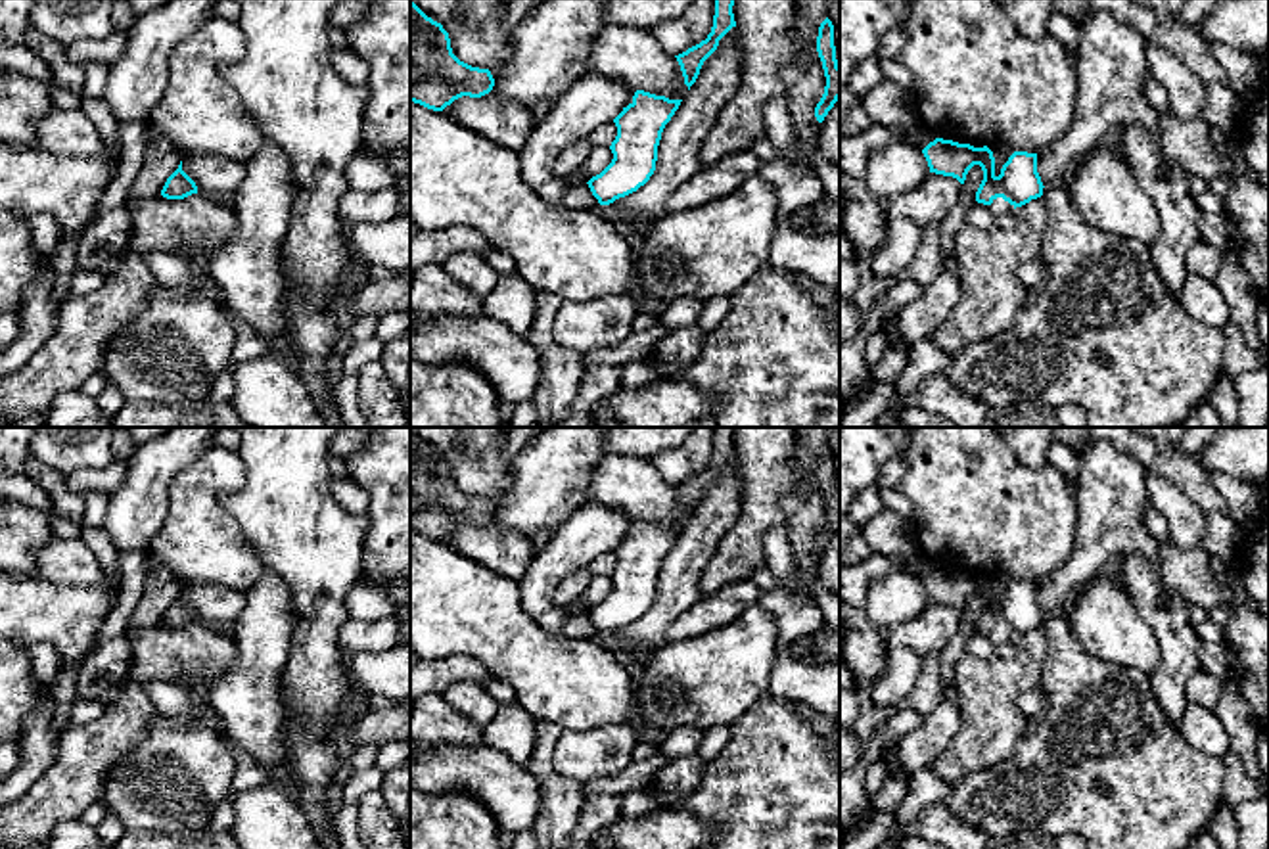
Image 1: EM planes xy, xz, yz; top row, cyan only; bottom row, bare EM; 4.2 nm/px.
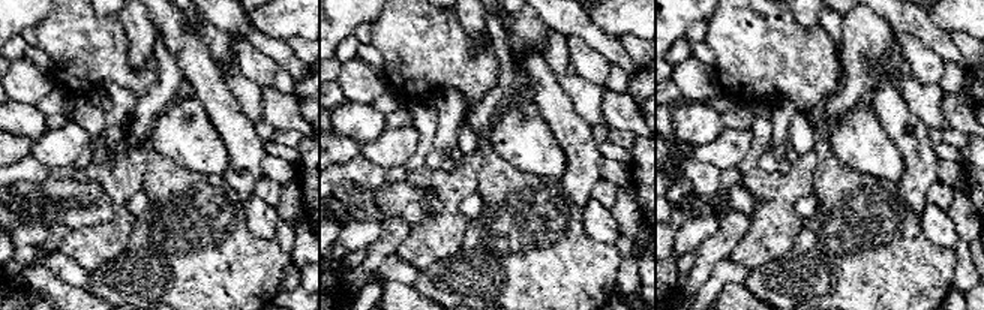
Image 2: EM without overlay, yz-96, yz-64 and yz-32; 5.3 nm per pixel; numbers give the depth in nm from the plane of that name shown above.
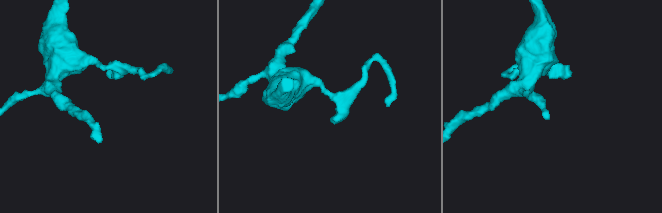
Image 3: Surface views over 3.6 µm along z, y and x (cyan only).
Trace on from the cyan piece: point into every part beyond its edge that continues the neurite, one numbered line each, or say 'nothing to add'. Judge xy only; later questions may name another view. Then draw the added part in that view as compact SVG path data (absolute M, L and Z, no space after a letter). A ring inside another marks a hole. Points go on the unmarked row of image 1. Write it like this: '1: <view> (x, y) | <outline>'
nothing to add

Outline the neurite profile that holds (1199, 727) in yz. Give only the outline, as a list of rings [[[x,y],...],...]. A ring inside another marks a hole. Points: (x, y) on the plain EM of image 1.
[[[1188,701],[1179,721],[1181,738],[1198,753],[1223,759],[1231,749],[1231,740],[1213,711]]]

